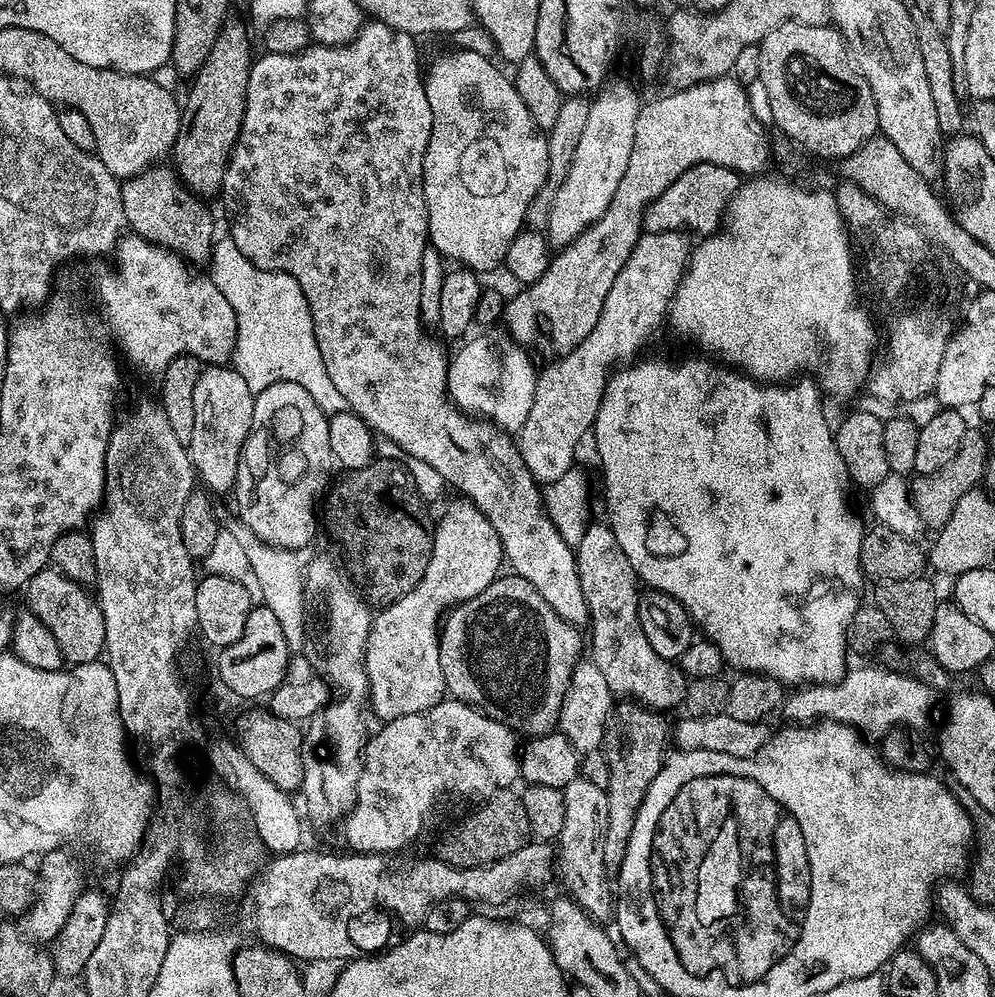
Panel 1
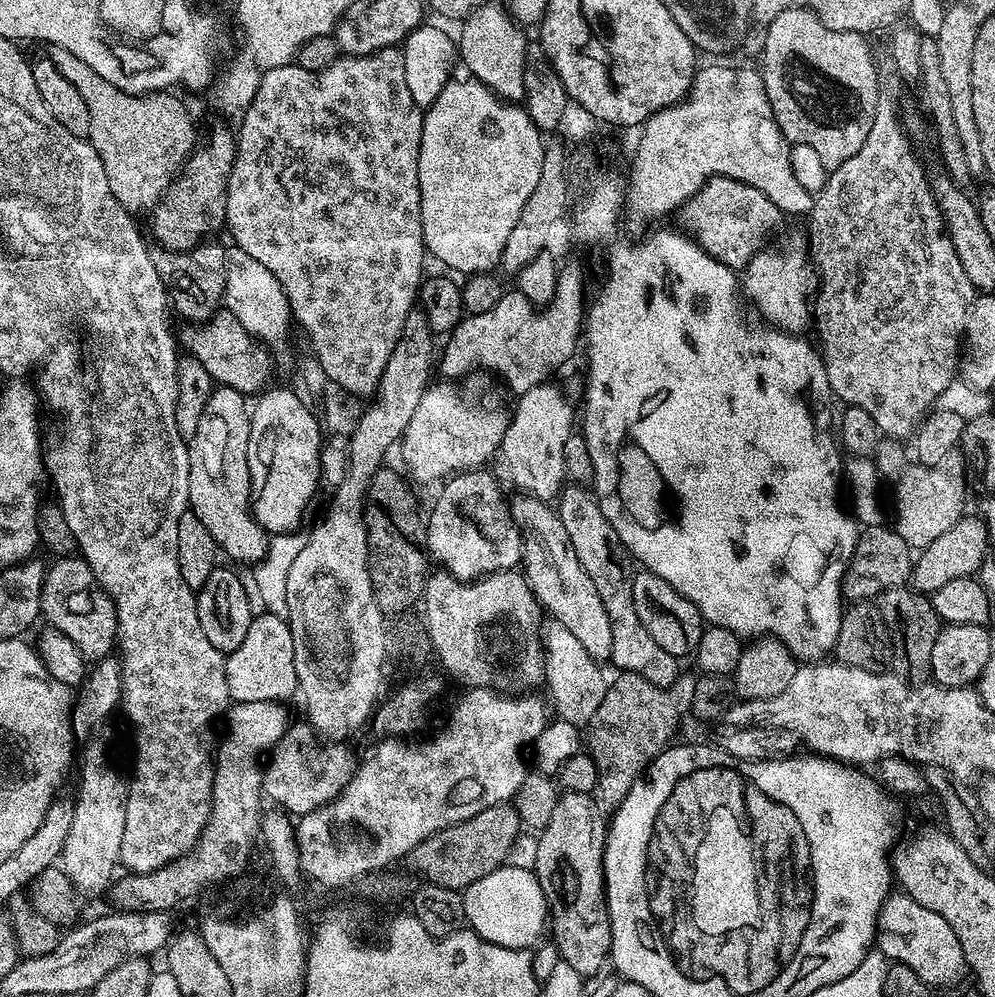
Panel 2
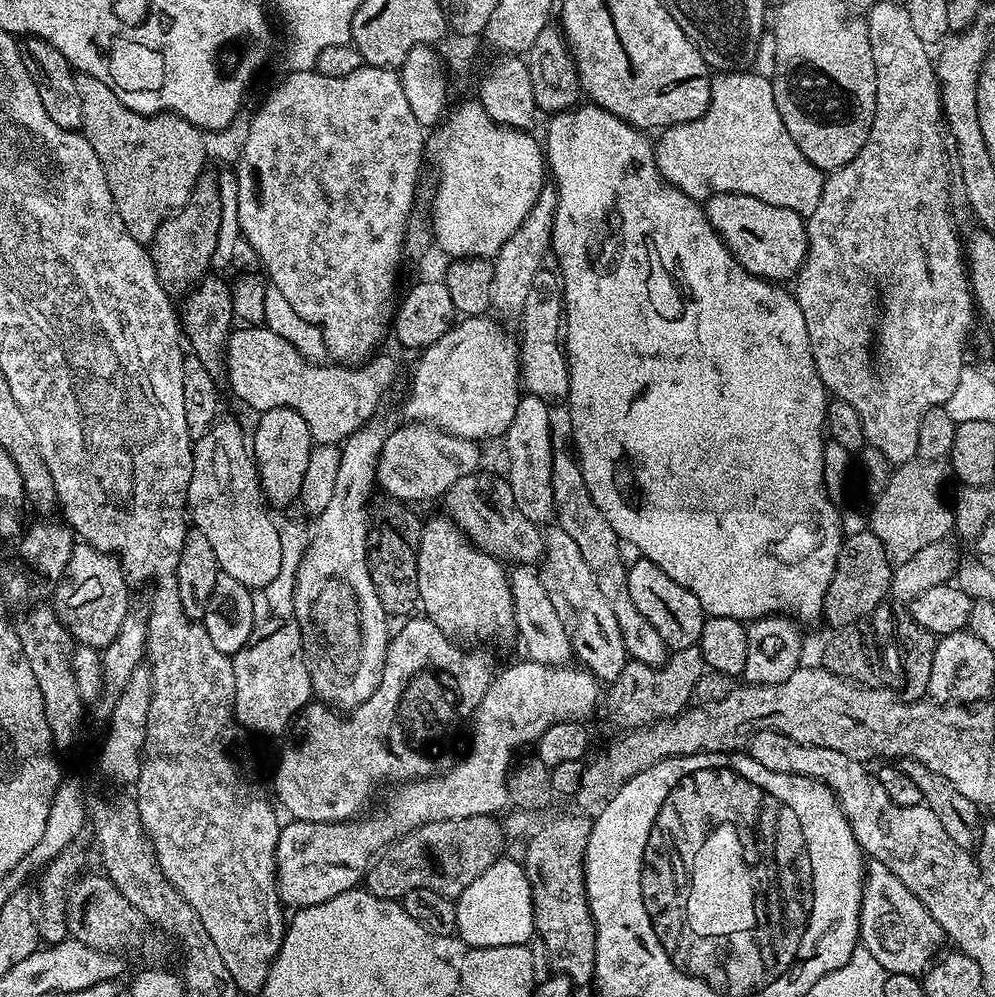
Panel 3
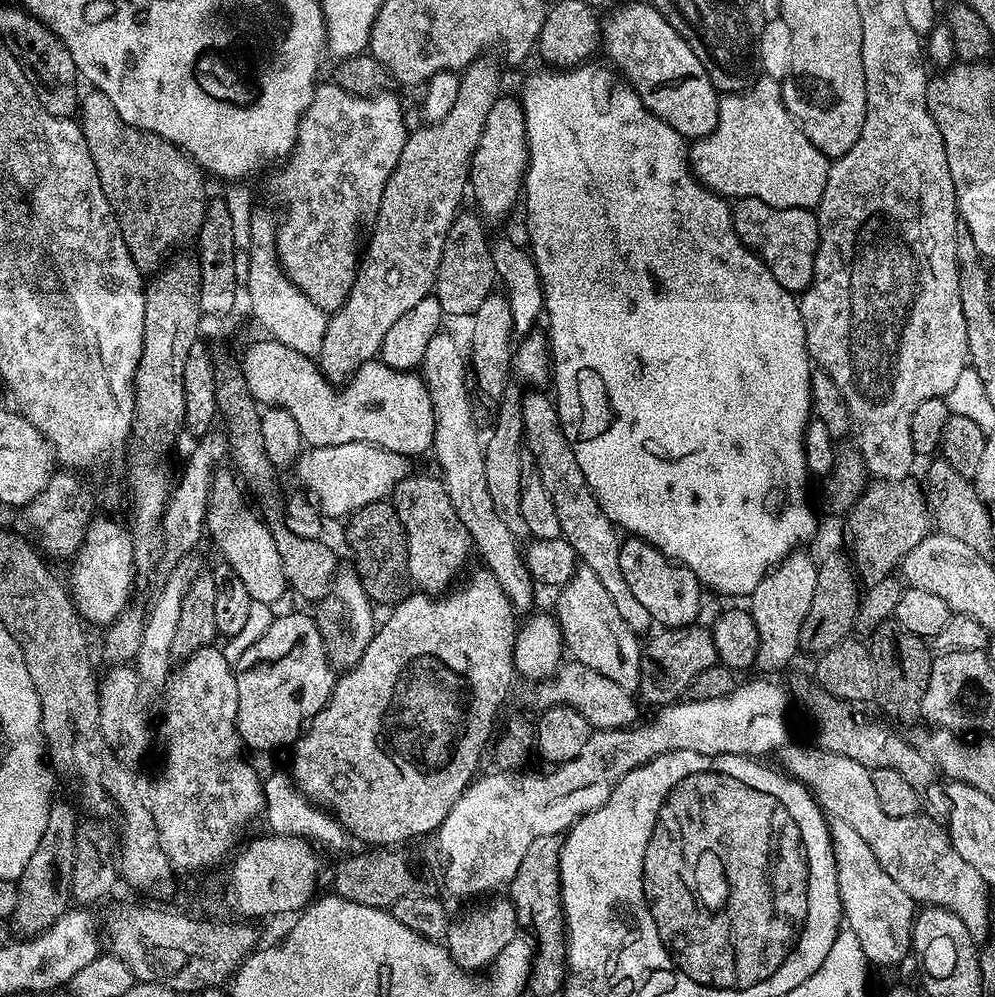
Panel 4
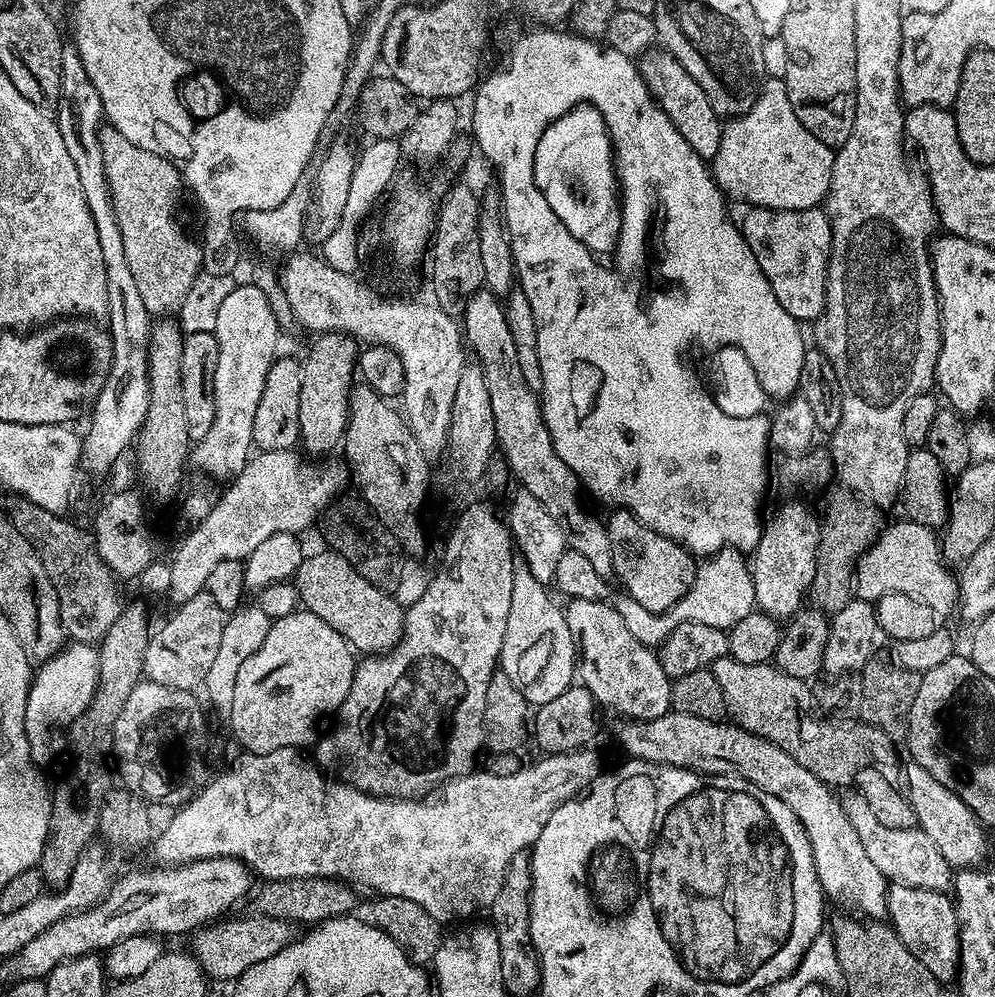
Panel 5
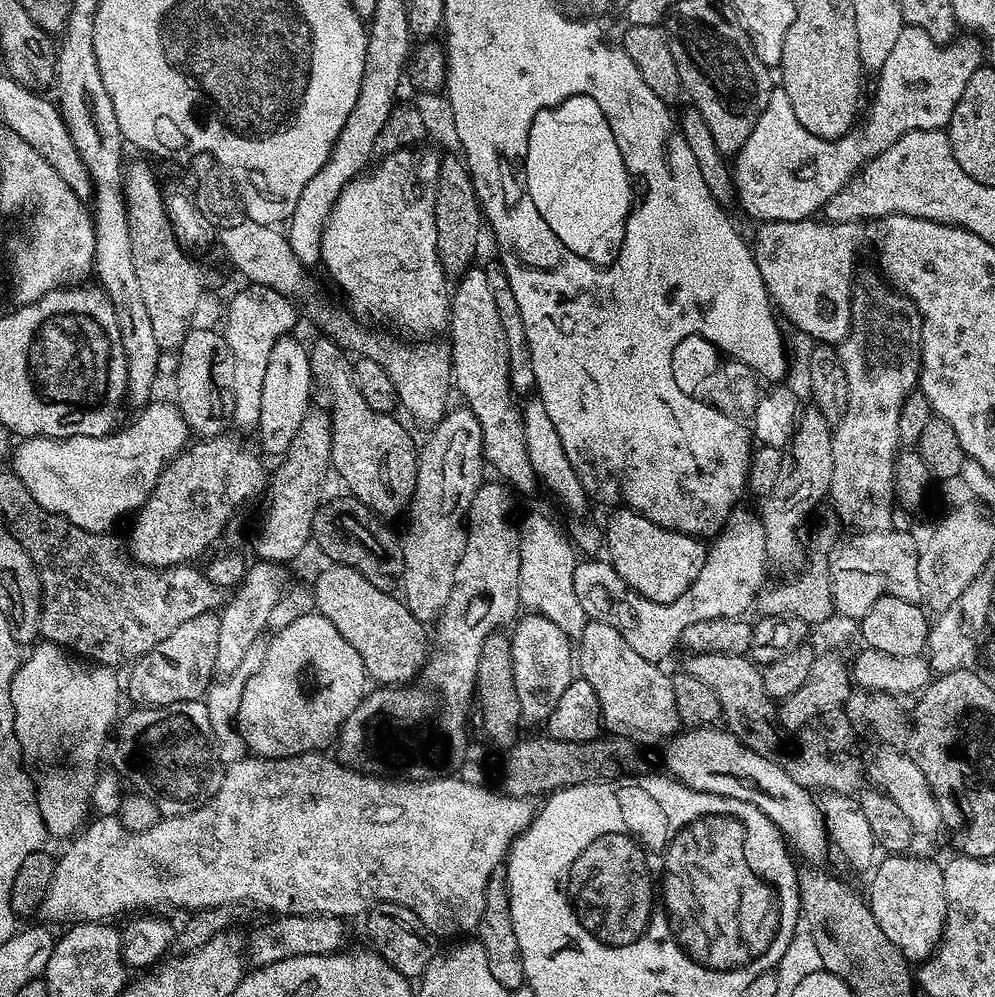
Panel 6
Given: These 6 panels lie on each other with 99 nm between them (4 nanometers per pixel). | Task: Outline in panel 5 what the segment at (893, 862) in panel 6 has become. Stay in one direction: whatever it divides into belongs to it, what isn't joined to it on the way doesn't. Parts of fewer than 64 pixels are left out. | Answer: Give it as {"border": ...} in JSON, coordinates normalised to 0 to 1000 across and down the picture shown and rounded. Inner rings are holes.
{"border":[[[901,887],[892,894],[891,922],[901,932],[901,940],[914,951],[920,959],[930,966],[945,983],[955,984],[957,974],[962,974],[965,954],[965,926],[961,924],[961,909],[956,898],[937,892],[913,891]]]}

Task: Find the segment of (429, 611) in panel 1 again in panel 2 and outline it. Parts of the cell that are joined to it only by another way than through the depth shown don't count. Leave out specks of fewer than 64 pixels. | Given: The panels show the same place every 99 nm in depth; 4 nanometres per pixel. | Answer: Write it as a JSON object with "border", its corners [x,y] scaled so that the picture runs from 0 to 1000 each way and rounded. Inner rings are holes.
{"border":[[[471,471],[469,473],[459,473],[457,477],[453,478],[453,480],[445,486],[447,489],[443,491],[442,498],[439,499],[438,507],[434,510],[434,515],[429,515],[428,518],[429,553],[433,556],[433,559],[437,563],[438,561],[442,562],[441,569],[445,571],[445,573],[453,574],[457,582],[468,582],[473,584],[482,581],[483,578],[490,578],[493,574],[510,574],[518,571],[527,561],[527,539],[523,536],[523,529],[521,529],[517,524],[512,503],[509,501],[509,497],[507,502],[507,493],[503,490],[502,483],[498,482],[492,474],[486,472],[490,471]]]}

